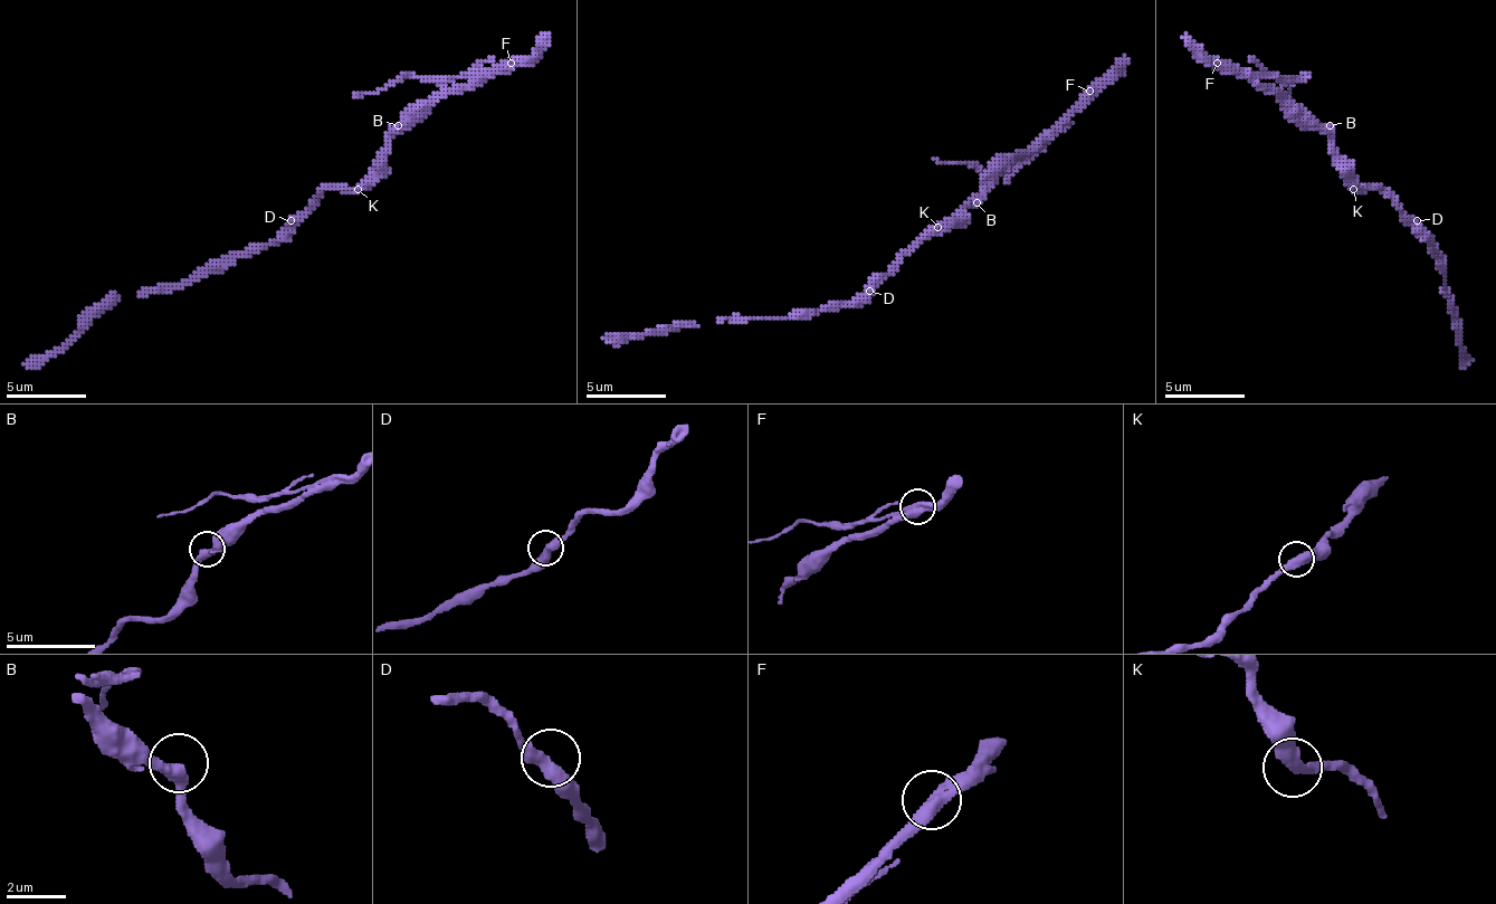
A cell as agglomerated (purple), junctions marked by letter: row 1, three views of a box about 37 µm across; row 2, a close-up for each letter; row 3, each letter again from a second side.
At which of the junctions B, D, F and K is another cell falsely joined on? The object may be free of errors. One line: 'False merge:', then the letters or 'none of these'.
False merge: F

